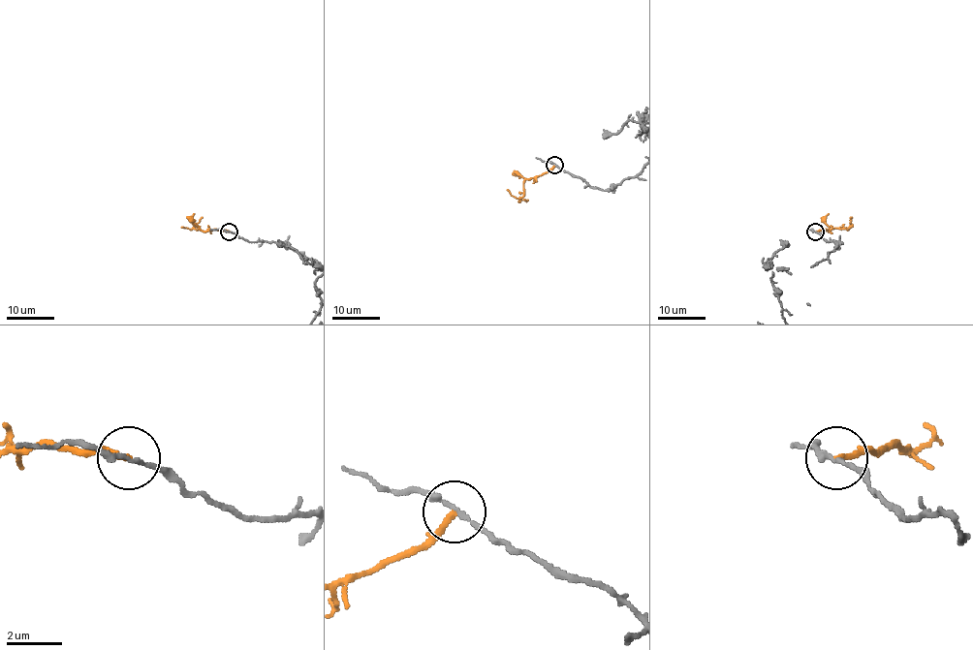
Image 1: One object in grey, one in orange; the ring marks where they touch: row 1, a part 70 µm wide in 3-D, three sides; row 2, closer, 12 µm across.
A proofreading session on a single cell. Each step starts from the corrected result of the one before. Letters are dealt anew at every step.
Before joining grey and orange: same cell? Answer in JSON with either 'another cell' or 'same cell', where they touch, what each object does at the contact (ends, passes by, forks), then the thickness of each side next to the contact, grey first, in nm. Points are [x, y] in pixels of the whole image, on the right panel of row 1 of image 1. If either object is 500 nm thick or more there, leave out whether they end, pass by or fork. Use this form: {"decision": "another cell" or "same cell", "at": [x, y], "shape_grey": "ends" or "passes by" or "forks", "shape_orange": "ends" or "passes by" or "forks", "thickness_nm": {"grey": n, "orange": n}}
{"decision": "another cell", "at": [815, 232], "shape_grey": "passes by", "shape_orange": "ends", "thickness_nm": {"grey": 180, "orange": 200}}

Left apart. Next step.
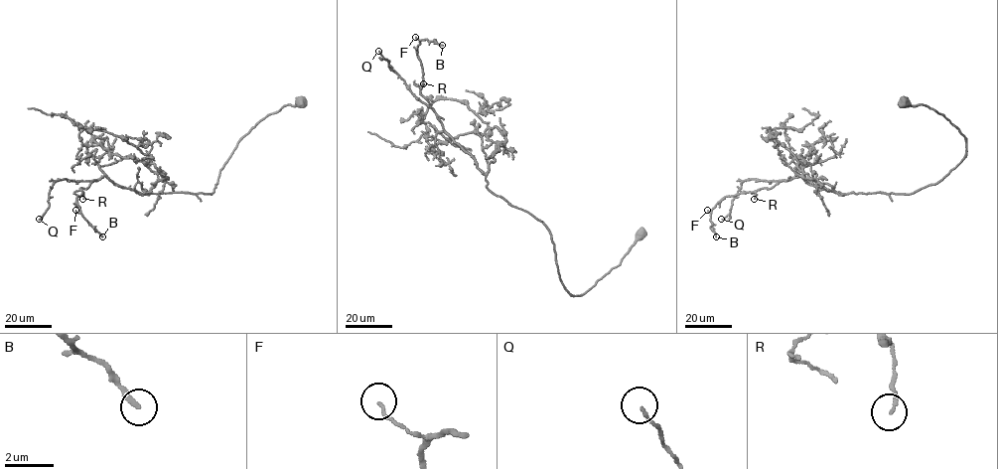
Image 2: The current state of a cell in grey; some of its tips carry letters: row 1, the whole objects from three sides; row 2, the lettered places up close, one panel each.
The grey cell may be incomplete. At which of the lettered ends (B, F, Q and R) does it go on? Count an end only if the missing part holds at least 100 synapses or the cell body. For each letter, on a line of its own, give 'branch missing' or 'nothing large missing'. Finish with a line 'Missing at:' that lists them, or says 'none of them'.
B: nothing large missing
F: nothing large missing
Q: nothing large missing
R: nothing large missing
Missing at: none of them

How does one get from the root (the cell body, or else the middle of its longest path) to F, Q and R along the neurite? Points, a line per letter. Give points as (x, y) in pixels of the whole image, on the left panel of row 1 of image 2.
F: (300, 102), (269, 113), (239, 140), (211, 194), (140, 194), (103, 176), (80, 188), (80, 212), (75, 210)
Q: (300, 102), (269, 113), (239, 140), (211, 194), (140, 194), (105, 176), (58, 179), (39, 219)
R: (300, 102), (269, 113), (239, 140), (211, 194), (140, 194), (103, 176), (80, 188), (82, 199)

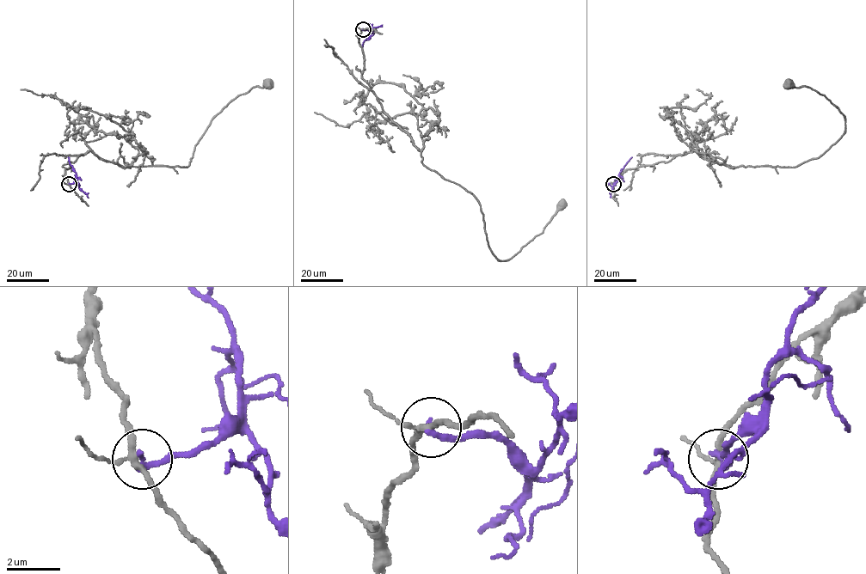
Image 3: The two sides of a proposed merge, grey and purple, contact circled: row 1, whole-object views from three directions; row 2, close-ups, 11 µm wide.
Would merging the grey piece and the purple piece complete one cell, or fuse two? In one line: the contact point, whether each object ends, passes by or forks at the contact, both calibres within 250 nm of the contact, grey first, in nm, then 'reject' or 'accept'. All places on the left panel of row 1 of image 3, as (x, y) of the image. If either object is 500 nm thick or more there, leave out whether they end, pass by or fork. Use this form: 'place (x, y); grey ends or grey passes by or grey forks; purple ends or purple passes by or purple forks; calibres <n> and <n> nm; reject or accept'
place (69, 184); grey forks; purple ends; calibres 190 and 280 nm; reject

